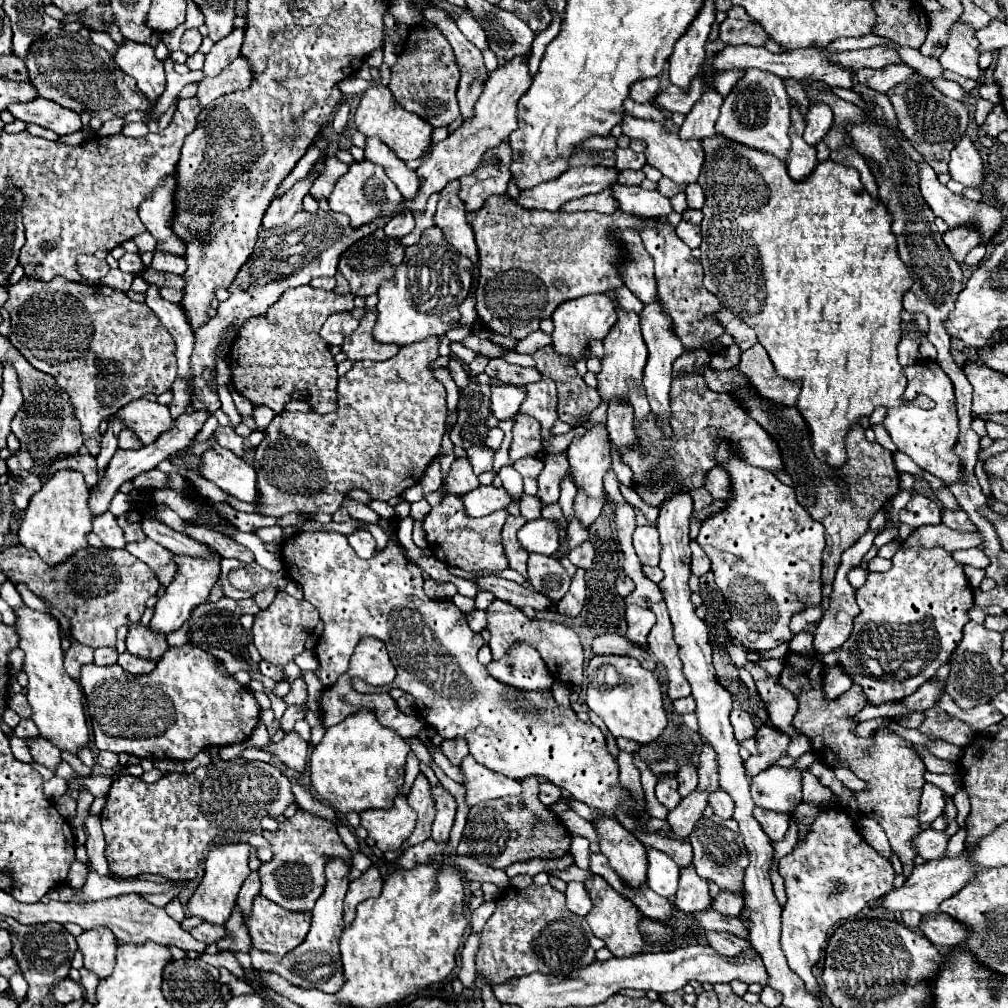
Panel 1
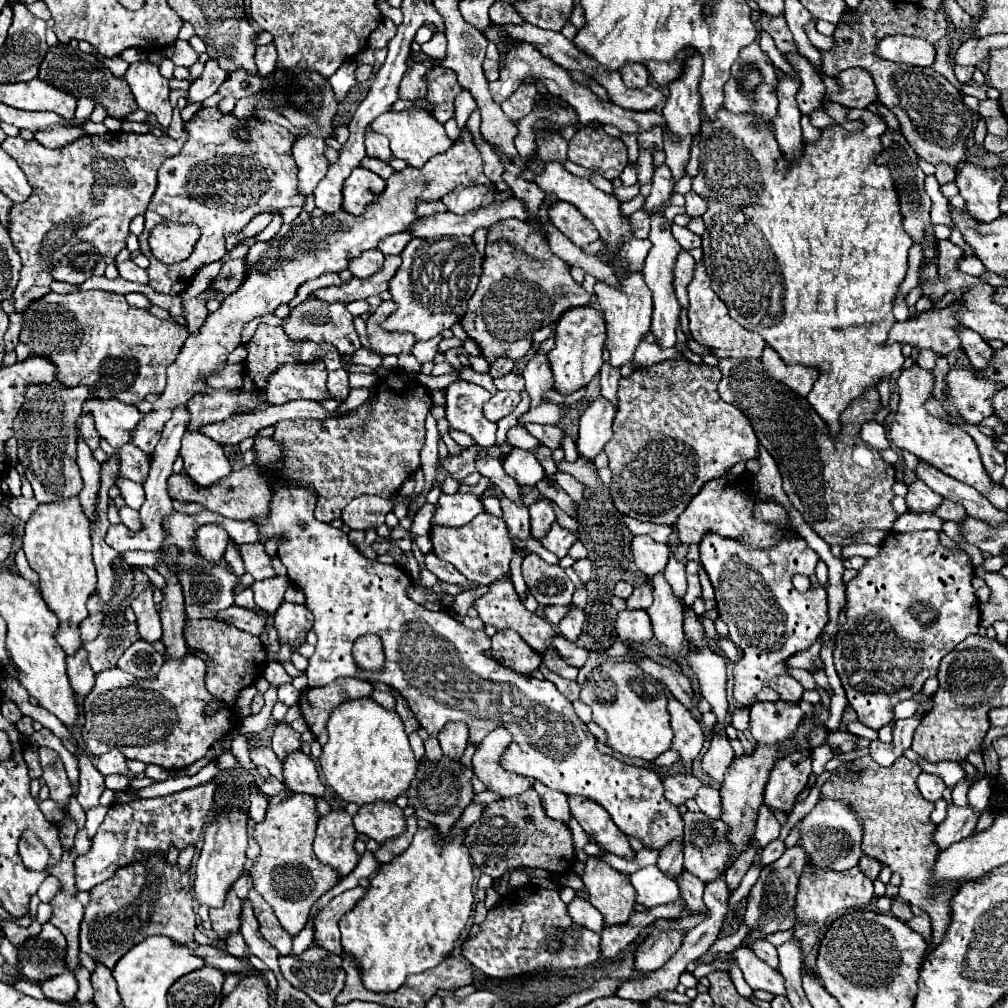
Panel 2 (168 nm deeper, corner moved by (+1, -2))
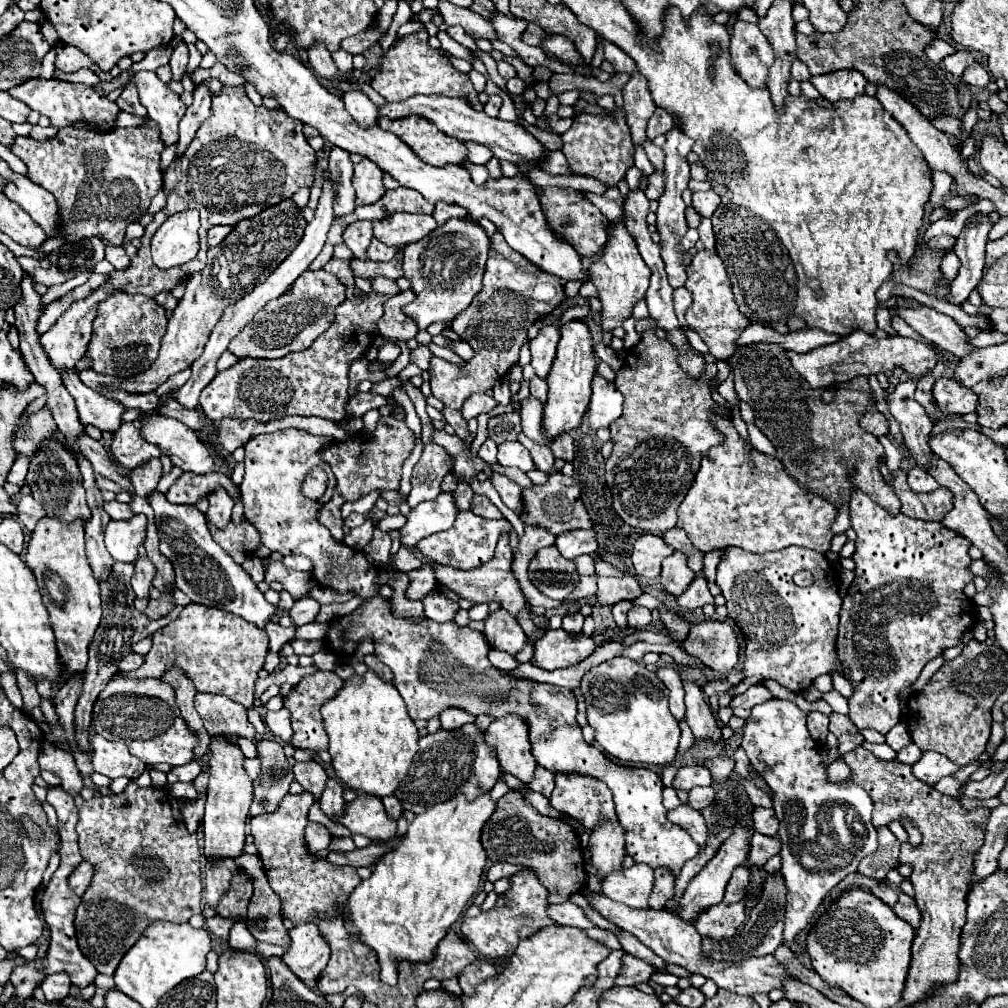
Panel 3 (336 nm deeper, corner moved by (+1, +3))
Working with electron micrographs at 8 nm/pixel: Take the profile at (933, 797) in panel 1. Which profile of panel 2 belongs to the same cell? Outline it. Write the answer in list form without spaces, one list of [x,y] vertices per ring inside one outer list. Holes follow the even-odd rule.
[[[920,773],[918,775],[918,789],[928,801],[938,801],[942,797],[942,791],[946,789],[942,777],[930,775],[930,773]]]

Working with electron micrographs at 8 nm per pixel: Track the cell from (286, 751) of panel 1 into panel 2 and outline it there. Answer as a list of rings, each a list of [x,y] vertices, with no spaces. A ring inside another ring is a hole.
[[[302,751],[290,753],[290,759],[284,761],[284,785],[292,793],[308,793],[314,797],[322,797],[326,791],[314,761]]]

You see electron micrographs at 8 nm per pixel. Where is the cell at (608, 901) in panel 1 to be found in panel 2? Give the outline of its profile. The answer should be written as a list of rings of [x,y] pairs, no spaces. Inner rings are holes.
[[[602,851],[586,861],[584,887],[590,893],[590,903],[604,915],[606,927],[624,923],[634,913],[634,887],[620,871],[600,859]]]

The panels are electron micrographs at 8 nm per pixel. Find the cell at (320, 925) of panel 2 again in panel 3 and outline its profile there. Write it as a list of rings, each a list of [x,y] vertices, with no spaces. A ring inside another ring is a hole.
[[[310,922],[294,926],[290,930],[290,938],[292,944],[288,952],[282,956],[282,960],[302,982],[306,982],[308,988],[318,992],[318,988],[314,988],[314,980],[326,968],[330,958],[330,946],[326,938],[322,936],[320,928]]]

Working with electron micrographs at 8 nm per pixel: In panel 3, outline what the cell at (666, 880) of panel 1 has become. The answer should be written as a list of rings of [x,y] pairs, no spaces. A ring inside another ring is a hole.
[[[634,864],[622,872],[614,872],[600,880],[602,894],[628,904],[632,908],[648,908],[648,898],[654,888],[654,870],[648,864]]]

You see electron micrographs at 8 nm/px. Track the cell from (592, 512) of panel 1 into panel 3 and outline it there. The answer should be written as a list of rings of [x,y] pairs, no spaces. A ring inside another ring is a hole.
[[[522,434],[518,440],[520,440],[528,450],[530,450],[532,460],[534,460],[534,464],[536,464],[536,468],[538,468],[538,470],[542,470],[542,472],[546,472],[546,474],[560,472],[560,470],[556,470],[556,468],[554,468],[554,454],[550,452],[550,448],[548,448],[548,446],[538,444],[538,442],[532,442],[532,440],[530,440],[530,438],[526,438],[524,434]]]

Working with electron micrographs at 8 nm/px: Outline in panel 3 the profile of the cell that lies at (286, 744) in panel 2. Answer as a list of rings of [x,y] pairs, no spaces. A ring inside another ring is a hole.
[[[260,740],[258,756],[262,762],[262,772],[254,782],[254,802],[250,806],[250,816],[274,812],[294,782],[292,766],[286,762],[280,742]]]

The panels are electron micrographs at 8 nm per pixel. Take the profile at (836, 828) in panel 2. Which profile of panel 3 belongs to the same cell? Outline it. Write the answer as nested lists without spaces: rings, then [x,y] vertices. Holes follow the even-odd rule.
[[[772,698],[764,704],[754,706],[744,726],[742,748],[746,750],[752,766],[764,776],[768,786],[774,790],[774,812],[780,820],[778,836],[782,840],[782,852],[780,852],[782,874],[788,888],[784,944],[792,946],[796,942],[796,936],[808,926],[812,914],[816,912],[828,890],[836,886],[844,876],[856,872],[860,860],[878,848],[878,834],[870,822],[872,800],[862,786],[856,784],[832,786],[830,782],[826,782],[826,770],[820,766],[818,744],[810,738],[806,730],[806,714],[790,700]]]

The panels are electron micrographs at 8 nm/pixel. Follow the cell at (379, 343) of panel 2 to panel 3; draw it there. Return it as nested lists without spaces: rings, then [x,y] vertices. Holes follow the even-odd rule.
[[[404,290],[396,296],[392,296],[390,300],[386,300],[384,304],[384,314],[378,320],[378,334],[384,336],[386,340],[410,340],[418,334],[416,322],[408,316],[404,316],[402,306],[406,306],[408,302],[414,300],[414,292],[412,290]]]

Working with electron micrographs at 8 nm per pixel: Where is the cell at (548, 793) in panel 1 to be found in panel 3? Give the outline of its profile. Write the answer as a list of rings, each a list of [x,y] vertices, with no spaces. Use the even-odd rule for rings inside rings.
[[[536,766],[534,780],[530,782],[530,788],[532,788],[534,792],[540,792],[542,796],[550,798],[550,796],[552,796],[552,790],[554,790],[554,774],[548,772],[548,770],[542,768],[542,766]]]

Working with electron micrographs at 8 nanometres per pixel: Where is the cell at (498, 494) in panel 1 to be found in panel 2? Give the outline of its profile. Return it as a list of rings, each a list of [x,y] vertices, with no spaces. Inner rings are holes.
[[[456,493],[456,495],[440,495],[432,525],[444,525],[444,527],[462,527],[468,521],[472,521],[478,513],[484,511],[482,501],[474,493]]]

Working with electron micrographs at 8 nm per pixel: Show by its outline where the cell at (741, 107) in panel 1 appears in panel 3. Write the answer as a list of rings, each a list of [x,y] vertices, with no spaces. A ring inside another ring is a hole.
[[[738,20],[732,26],[730,60],[736,74],[752,88],[766,88],[766,76],[770,64],[774,64],[774,52],[766,36],[762,36],[758,24]]]

